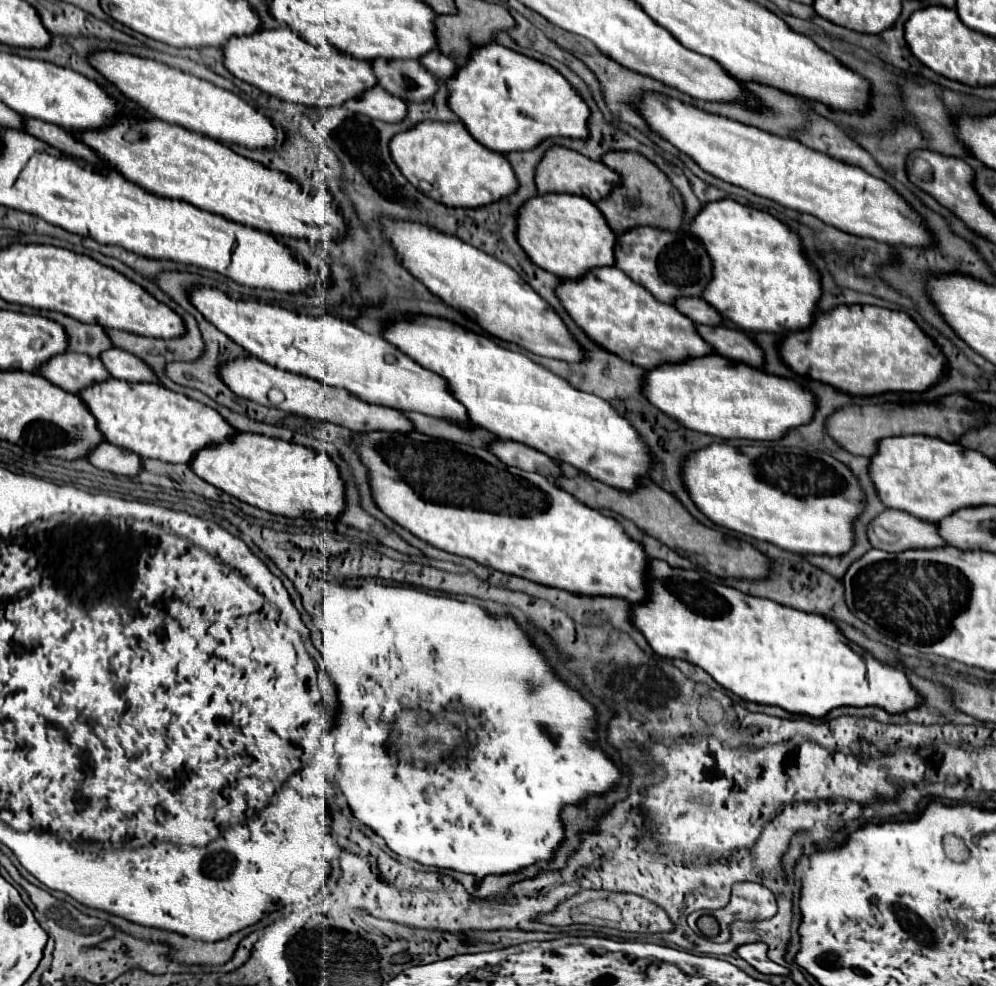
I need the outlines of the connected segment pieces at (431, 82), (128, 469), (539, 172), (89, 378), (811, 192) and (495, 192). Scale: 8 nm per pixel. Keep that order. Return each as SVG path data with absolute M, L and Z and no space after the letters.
M385 60L371 62L377 86L389 94L409 102L423 102L437 90L437 80L417 60Z
M101 442L93 450L89 450L87 460L95 468L109 470L113 474L135 476L141 472L141 458L137 454L131 454L129 450L123 450L119 446L111 446L109 442Z
M551 146L545 156L541 158L541 162L537 164L535 170L535 186L537 186L537 194L547 194L547 192L563 192L563 194L577 194L587 198L589 202L599 202L601 198L605 198L617 184L621 182L619 174L609 170L605 164L589 160L585 156L581 156L575 150L563 148L563 146Z
M63 352L53 356L37 370L37 374L49 378L51 384L71 394L77 394L93 382L103 382L109 378L109 372L99 358L79 352Z
M647 94L647 98L639 102L639 114L647 118L647 126L651 126L655 134L723 182L741 186L785 208L817 216L847 234L873 238L891 246L929 246L931 242L931 234L911 206L897 196L889 184L869 176L857 166L815 152L797 140L717 114L703 114L703 110L695 110L695 106L685 106L685 102L677 98L663 98L663 94Z
M421 122L399 132L389 142L391 160L419 192L455 208L475 208L497 202L517 188L515 174L503 154L481 146L461 122Z

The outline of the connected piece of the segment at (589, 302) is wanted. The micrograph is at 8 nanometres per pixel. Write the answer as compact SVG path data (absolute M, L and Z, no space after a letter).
M615 266L591 270L583 278L561 280L555 294L567 314L593 342L643 370L653 370L661 362L679 362L687 356L697 358L713 352L699 338L689 318L679 314L671 304L657 302L643 286L635 284Z

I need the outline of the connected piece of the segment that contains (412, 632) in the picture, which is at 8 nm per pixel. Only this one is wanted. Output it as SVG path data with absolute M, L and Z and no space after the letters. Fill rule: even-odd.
M327 582L325 590L323 590L321 610L323 610L323 616L321 616L323 650L321 650L321 654L325 658L325 668L331 674L331 678L333 678L337 690L339 690L341 704L338 715L336 715L334 728L330 729L329 722L331 720L327 719L326 728L321 728L321 726L316 728L314 726L314 729L318 734L325 734L328 731L329 736L335 740L334 749L337 750L337 754L341 758L341 766L339 766L339 772L337 772L337 782L339 782L339 786L341 786L341 790L343 790L343 794L345 794L345 798L347 798L355 818L359 822L367 824L369 828L373 828L385 840L385 844L393 852L397 852L399 856L411 858L411 860L421 862L425 866L451 868L451 870L467 872L467 874L473 874L477 878L483 878L487 874L515 872L515 870L519 870L523 866L529 866L529 864L535 864L539 860L549 860L551 858L553 848L557 848L557 844L563 840L563 826L559 822L559 810L565 804L577 804L587 794L607 792L619 780L621 772L605 756L605 752L601 752L599 748L587 746L587 742L591 742L595 738L593 736L595 708L589 702L585 702L579 692L567 688L559 678L553 678L553 672L551 672L549 664L541 660L543 656L539 654L539 650L527 640L525 632L511 618L491 618L477 604L471 604L471 602L459 602L455 598L445 598L445 596L433 596L433 594L427 594L427 592L421 592L421 590L415 590L415 588L381 586L381 584L373 584L373 582L367 582L367 584L359 586L359 588L349 588L349 586L339 586L335 582ZM453 700L457 700L463 706L465 714L465 723L458 726L458 728L462 734L466 734L466 736L469 734L470 739L473 740L468 749L469 758L460 760L456 767L451 766L447 762L441 762L442 758L426 758L426 755L424 756L428 749L423 749L423 744L427 739L429 739L428 741L435 739L431 731L435 722L424 723L417 721L417 710L427 710L431 714L439 714L444 710L451 712ZM387 738L390 740L394 739L396 750L392 749L393 743L388 744ZM367 762L369 762L369 784L375 782L375 786L369 786L369 790L367 790Z

